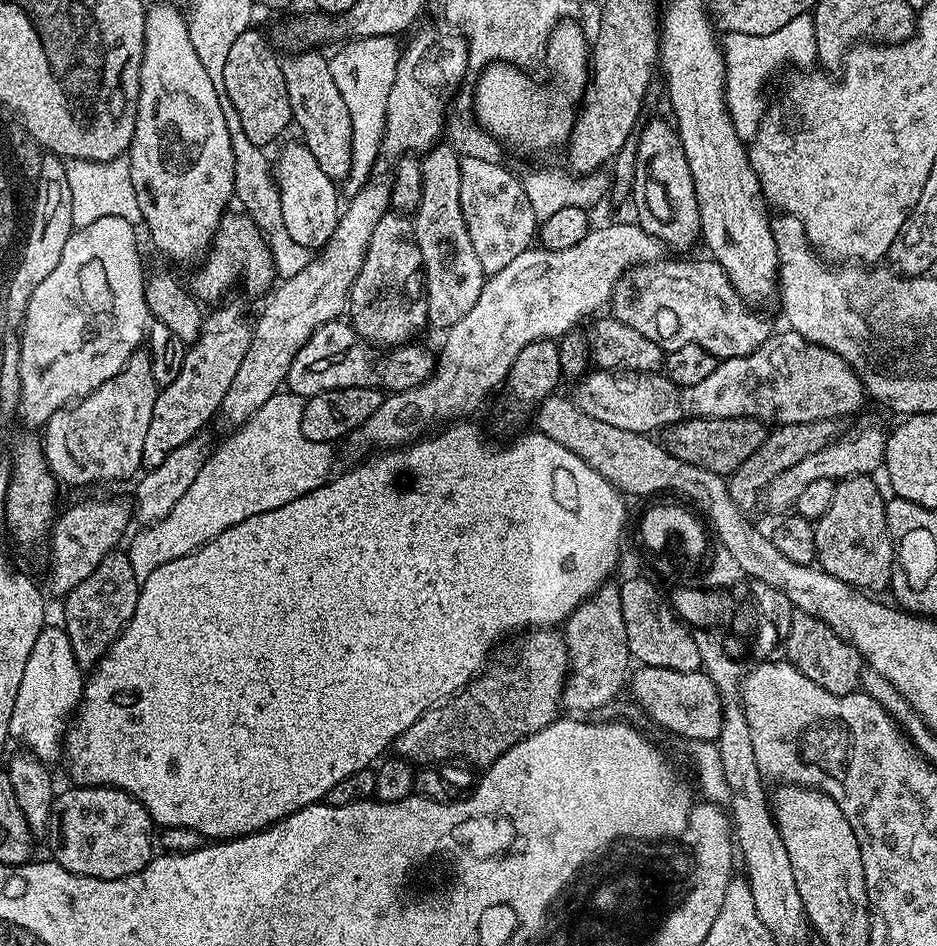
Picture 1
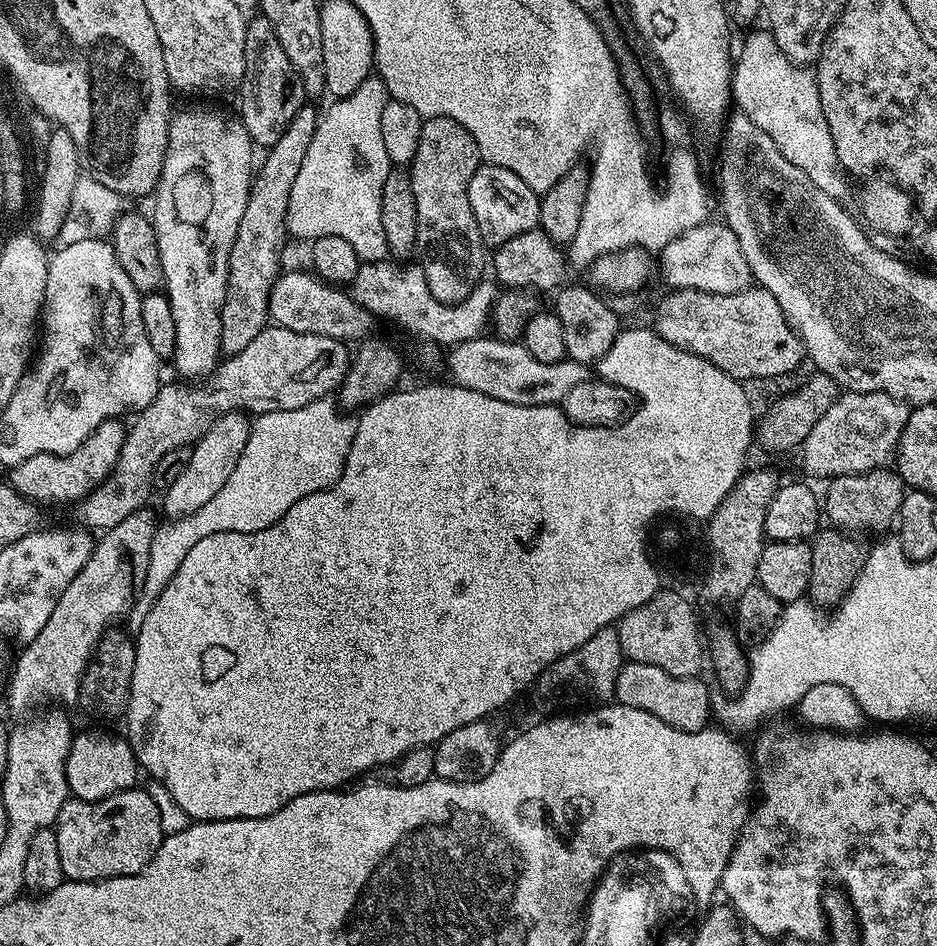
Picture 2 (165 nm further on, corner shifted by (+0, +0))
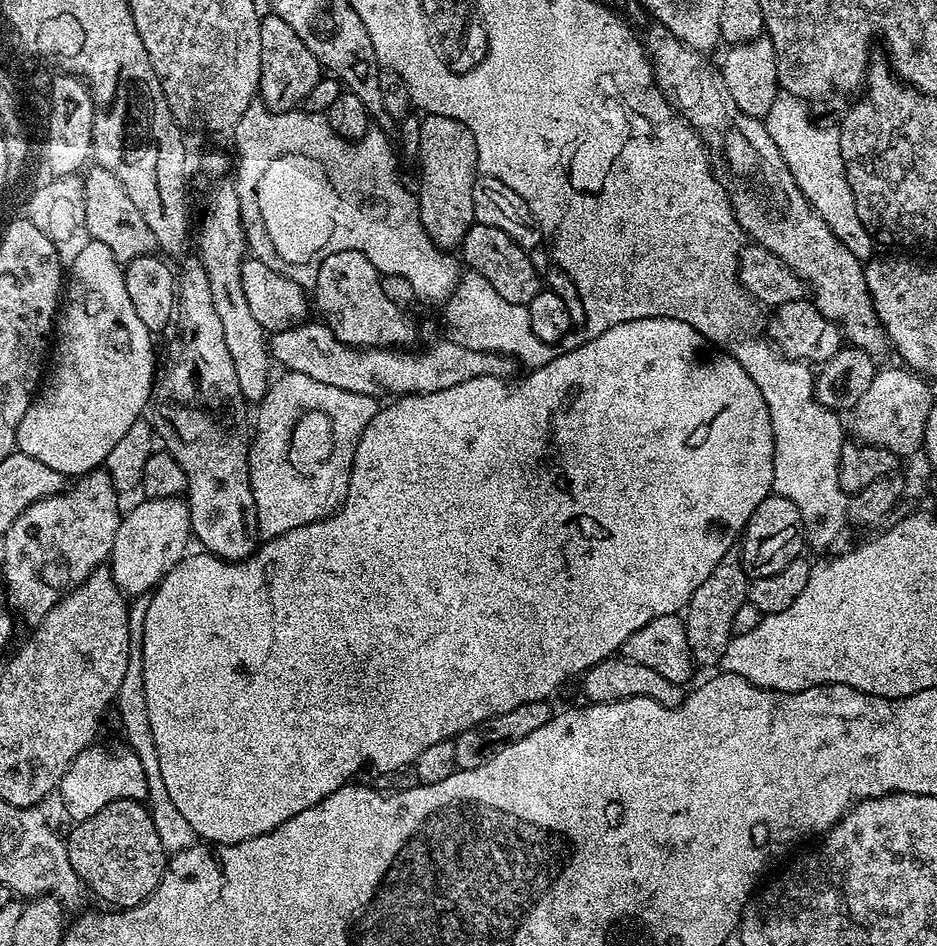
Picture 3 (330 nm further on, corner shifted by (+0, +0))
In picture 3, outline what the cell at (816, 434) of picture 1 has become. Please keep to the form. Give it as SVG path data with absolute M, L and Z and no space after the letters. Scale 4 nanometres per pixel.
M730 550L720 564L710 570L710 578L706 578L706 582L702 582L698 590L694 590L682 619L686 626L686 642L690 642L692 658L697 665L719 665L728 641L734 636L731 630L734 614L748 599L749 583L748 575L740 565L739 555Z

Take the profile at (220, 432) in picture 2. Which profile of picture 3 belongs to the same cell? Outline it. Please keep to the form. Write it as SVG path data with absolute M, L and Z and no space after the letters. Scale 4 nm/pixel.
M171 496L153 500L144 498L141 501L141 504L134 505L129 512L127 509L121 515L110 557L114 582L129 598L151 593L160 579L184 559L189 551L188 540L190 544L193 539L187 499Z

